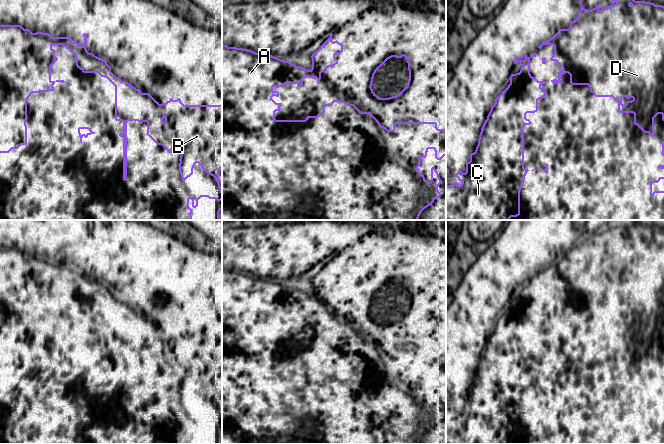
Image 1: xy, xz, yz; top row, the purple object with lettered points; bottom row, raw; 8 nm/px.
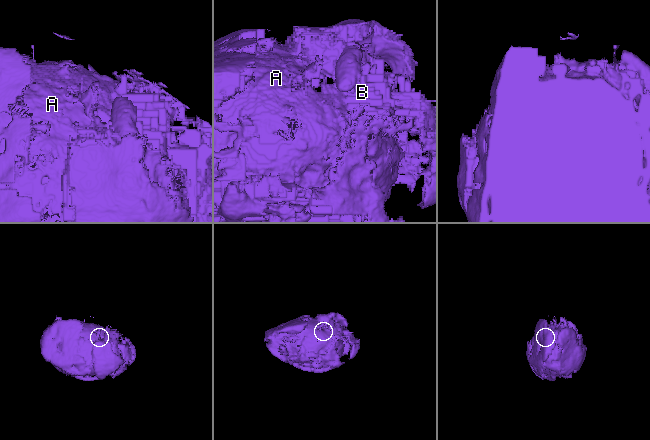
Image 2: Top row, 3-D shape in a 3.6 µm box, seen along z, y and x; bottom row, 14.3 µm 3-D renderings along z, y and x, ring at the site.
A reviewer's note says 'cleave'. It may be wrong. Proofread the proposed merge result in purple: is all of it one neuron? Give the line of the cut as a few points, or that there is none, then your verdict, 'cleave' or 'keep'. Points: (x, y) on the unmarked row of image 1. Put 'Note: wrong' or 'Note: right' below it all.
no cut; keep
Note: wrong

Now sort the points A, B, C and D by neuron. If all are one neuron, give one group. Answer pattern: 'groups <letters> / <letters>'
groups A B C D

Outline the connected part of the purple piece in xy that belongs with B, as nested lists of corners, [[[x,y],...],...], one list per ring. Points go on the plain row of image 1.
[[[0,249],[0,377],[9,377],[12,373],[18,373],[21,369],[27,368],[27,323],[31,320],[32,317],[39,317],[39,316],[48,316],[54,315],[53,309],[56,306],[64,307],[64,304],[51,304],[51,290],[55,288],[58,282],[55,280],[55,274],[52,272],[53,269],[62,269],[66,273],[68,273],[71,277],[75,280],[76,290],[79,292],[83,297],[98,297],[101,301],[106,301],[114,310],[115,310],[115,344],[123,346],[123,356],[119,358],[120,361],[123,362],[123,404],[127,404],[127,346],[128,345],[138,345],[140,348],[143,346],[147,347],[147,359],[157,368],[162,369],[168,377],[179,377],[180,380],[180,387],[179,387],[179,395],[183,406],[193,398],[193,392],[196,387],[198,387],[201,392],[208,397],[209,399],[213,400],[217,406],[219,415],[221,417],[221,422],[218,423],[217,421],[210,421],[209,419],[200,419],[196,424],[192,421],[187,422],[187,430],[186,433],[190,434],[188,438],[190,444],[219,444],[219,436],[222,435],[222,405],[219,404],[219,395],[222,393],[222,329],[184,329],[181,326],[181,323],[178,322],[174,324],[171,322],[166,327],[160,328],[157,326],[149,317],[142,317],[140,313],[136,313],[130,307],[126,305],[122,305],[119,301],[116,301],[111,296],[111,291],[107,288],[105,284],[95,280],[93,277],[89,277],[86,273],[87,268],[87,258],[83,258],[84,261],[84,269],[79,269],[77,266],[73,266],[69,261],[52,261],[49,257],[43,256],[36,256],[32,257],[29,253],[24,253],[21,249]]]

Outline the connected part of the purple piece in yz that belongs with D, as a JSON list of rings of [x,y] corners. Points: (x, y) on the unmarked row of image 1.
[[[608,220],[605,224],[609,222],[614,225],[615,228],[601,234],[599,233],[600,227],[591,234],[585,233],[582,230],[582,224],[580,224],[579,228],[581,229],[581,234],[578,237],[578,242],[570,246],[570,252],[559,253],[553,261],[551,261],[548,265],[543,265],[538,272],[541,273],[543,269],[554,270],[554,279],[550,282],[550,284],[556,285],[562,293],[558,297],[558,303],[551,304],[553,308],[562,308],[563,306],[560,302],[564,297],[568,297],[570,299],[570,307],[572,309],[588,309],[590,311],[590,316],[593,317],[595,321],[612,321],[618,326],[618,335],[620,337],[633,337],[634,348],[637,349],[644,357],[649,357],[650,360],[653,361],[654,342],[658,338],[661,338],[662,344],[664,345],[664,230],[655,229],[651,226],[635,225],[633,220]]]

